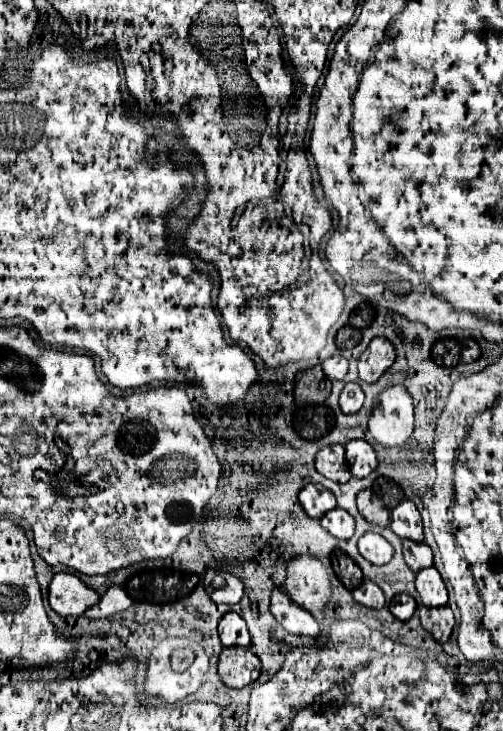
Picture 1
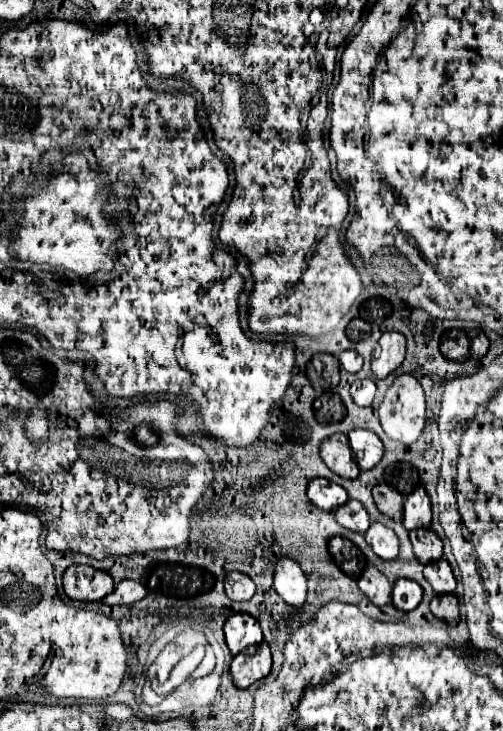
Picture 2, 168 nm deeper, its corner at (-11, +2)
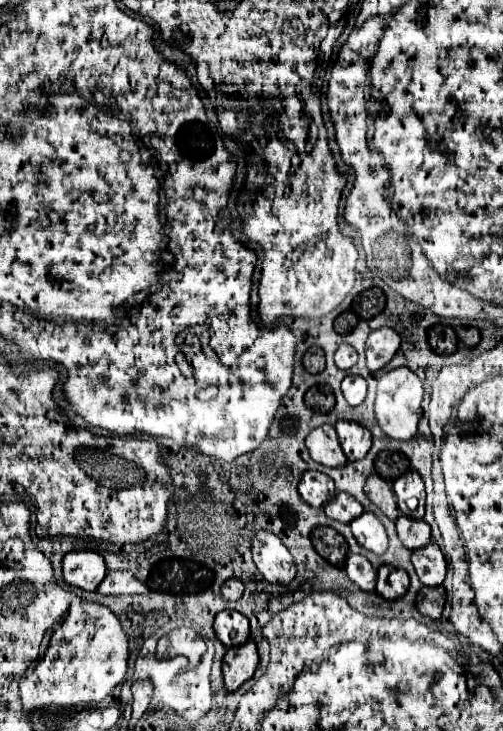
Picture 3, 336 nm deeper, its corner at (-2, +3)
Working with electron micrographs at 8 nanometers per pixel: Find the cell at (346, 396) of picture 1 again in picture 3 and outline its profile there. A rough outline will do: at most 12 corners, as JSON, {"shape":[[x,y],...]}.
{"shape":[[347,375],[341,383],[349,405],[361,405],[367,383],[359,375]]}

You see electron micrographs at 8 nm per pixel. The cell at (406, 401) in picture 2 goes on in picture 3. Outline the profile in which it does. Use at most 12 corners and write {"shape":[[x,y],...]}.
{"shape":[[409,367],[383,373],[375,399],[387,437],[417,433],[423,383]]}

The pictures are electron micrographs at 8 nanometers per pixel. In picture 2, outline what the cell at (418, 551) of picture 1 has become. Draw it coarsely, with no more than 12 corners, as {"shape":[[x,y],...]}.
{"shape":[[430,528],[412,530],[420,564],[442,558],[442,542]]}

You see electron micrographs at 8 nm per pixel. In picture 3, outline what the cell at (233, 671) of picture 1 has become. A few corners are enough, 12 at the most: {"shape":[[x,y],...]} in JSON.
{"shape":[[253,641],[227,649],[225,689],[253,677],[259,655]]}

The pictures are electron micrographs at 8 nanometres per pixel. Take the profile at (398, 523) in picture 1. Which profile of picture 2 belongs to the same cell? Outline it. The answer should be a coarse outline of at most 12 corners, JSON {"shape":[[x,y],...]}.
{"shape":[[420,486],[404,502],[404,528],[430,528],[430,498]]}

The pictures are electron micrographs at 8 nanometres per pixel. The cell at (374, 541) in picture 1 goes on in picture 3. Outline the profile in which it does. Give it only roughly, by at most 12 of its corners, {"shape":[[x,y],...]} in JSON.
{"shape":[[373,513],[351,521],[357,543],[377,555],[387,549],[387,533]]}

